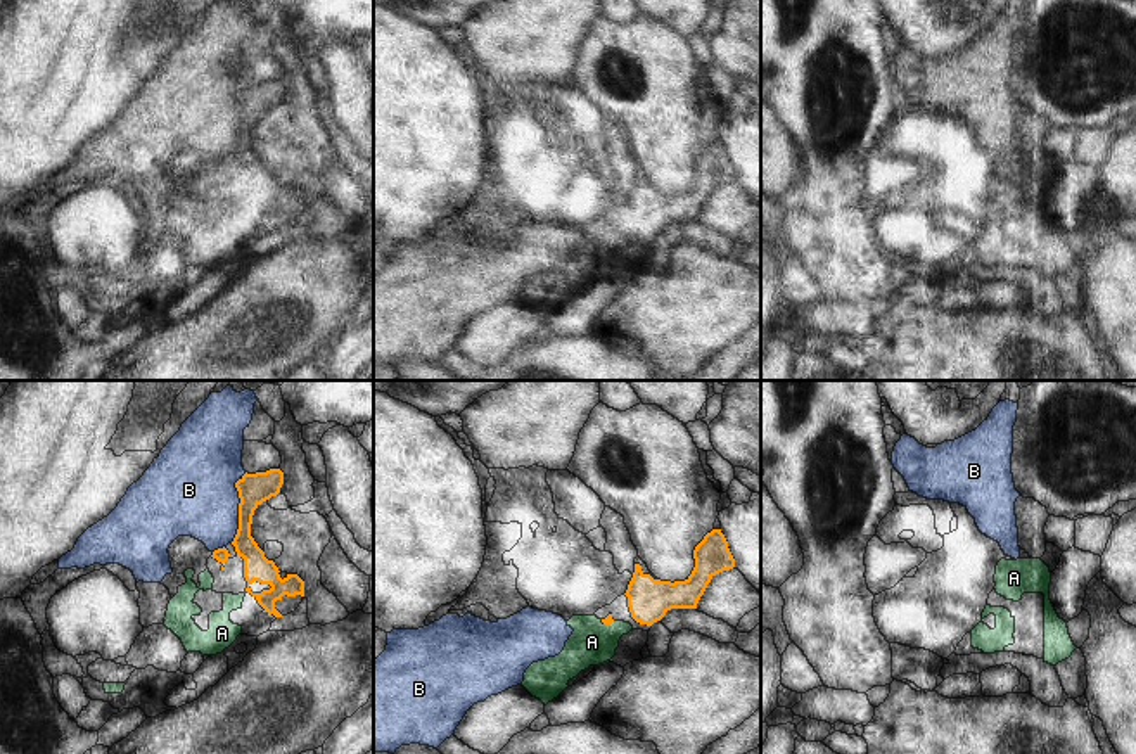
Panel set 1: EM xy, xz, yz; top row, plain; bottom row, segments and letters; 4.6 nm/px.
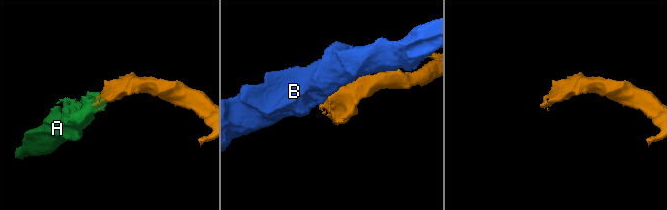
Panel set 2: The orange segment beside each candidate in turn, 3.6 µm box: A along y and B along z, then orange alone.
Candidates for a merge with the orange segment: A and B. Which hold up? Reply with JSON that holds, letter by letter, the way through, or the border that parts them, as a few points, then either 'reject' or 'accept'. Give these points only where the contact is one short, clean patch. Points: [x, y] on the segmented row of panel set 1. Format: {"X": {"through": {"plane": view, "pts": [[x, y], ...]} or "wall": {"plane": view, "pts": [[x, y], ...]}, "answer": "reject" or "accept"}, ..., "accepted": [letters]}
{"A": {"through": {"plane": "xz", "pts": [[607, 619], [607, 623], [592, 642]]}, "answer": "accept"}, "B": {"answer": "reject"}, "accepted": ["A"]}

